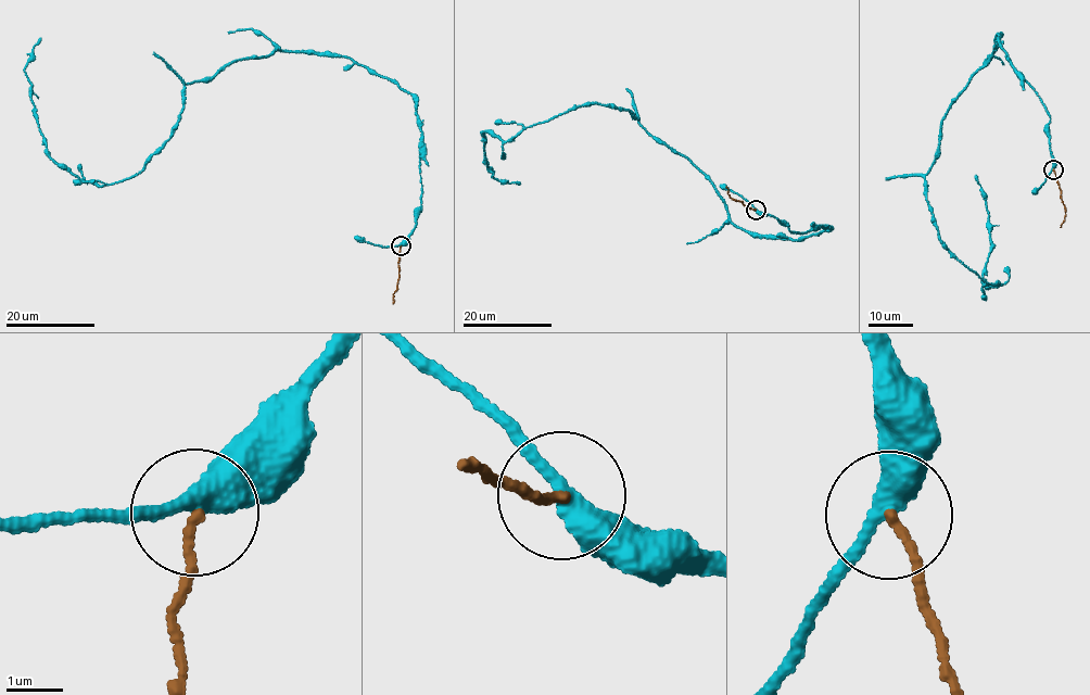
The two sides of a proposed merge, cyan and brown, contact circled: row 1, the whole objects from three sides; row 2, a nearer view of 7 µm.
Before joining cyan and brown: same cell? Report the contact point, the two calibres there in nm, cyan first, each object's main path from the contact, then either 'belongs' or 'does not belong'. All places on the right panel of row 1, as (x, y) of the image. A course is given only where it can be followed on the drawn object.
at (1053, 169); 360 nm thick on the cyan side, 150 nm on the other; cyan runs (1052, 169), (1050, 115), (1000, 34), (948, 110), (925, 176), (940, 240), (1000, 286), (990, 288), (976, 175); brown runs (1052, 169), (1064, 205), (1064, 220), (1060, 227); does not belong

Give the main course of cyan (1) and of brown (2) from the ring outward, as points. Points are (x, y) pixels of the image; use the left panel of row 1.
1: (401, 245), (422, 138), (387, 79), (243, 58), (100, 186), (47, 151), (40, 38)
2: (401, 245), (392, 303)

